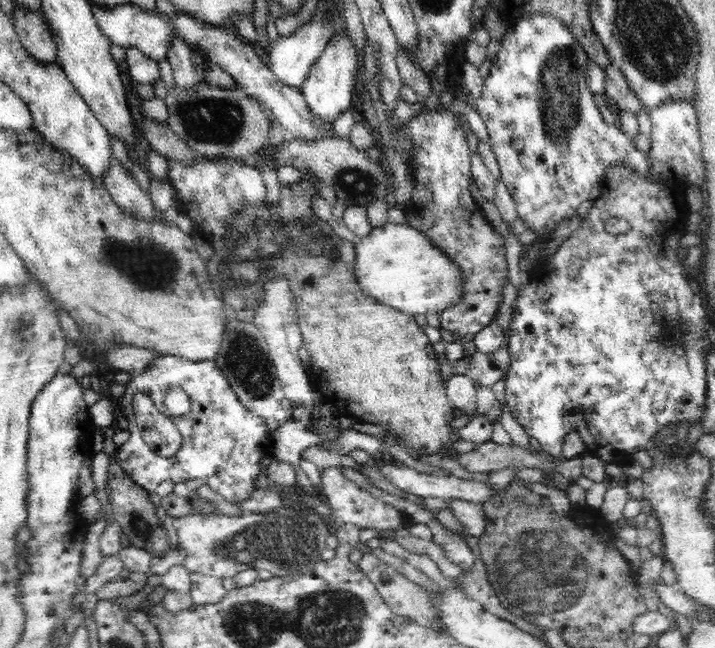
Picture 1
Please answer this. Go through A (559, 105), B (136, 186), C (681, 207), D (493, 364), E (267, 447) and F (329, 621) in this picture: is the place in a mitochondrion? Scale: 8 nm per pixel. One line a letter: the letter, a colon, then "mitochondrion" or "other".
A: mitochondrion
B: other
C: other
D: other
E: other
F: mitochondrion

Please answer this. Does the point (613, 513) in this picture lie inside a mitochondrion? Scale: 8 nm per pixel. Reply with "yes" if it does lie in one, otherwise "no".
no

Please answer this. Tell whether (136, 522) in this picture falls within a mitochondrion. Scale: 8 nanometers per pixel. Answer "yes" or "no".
yes

